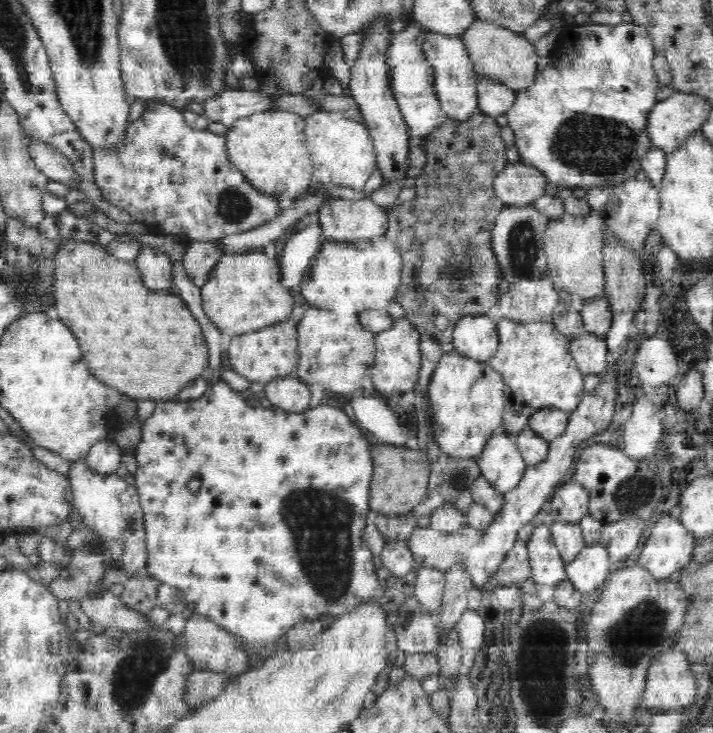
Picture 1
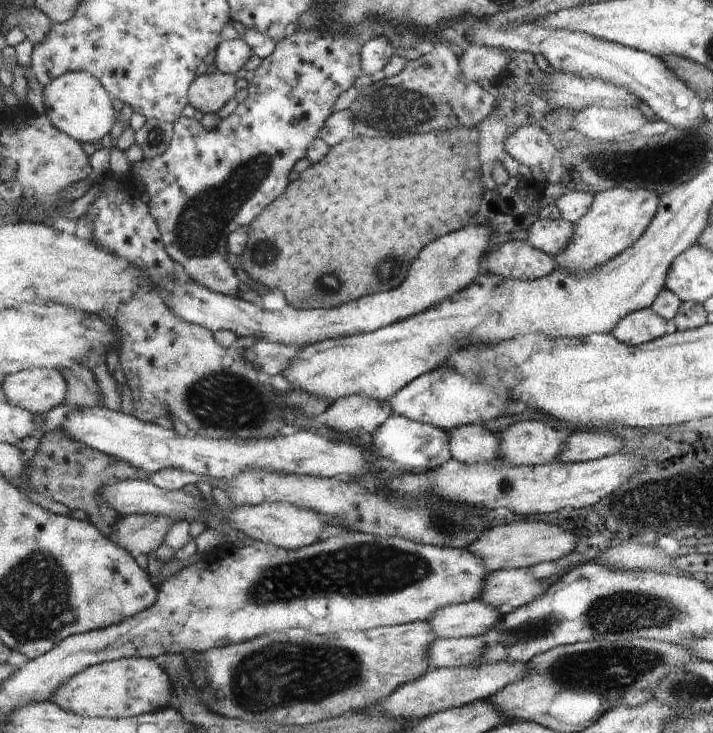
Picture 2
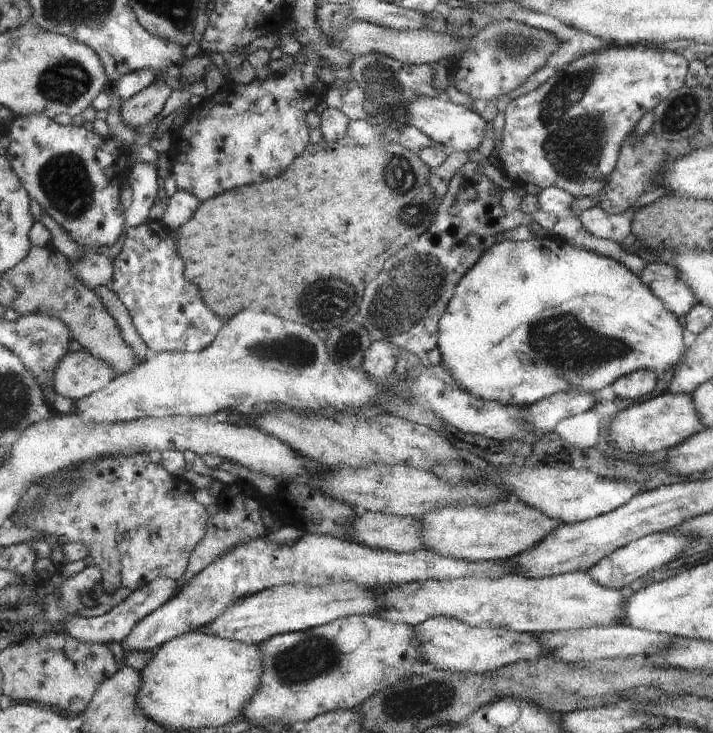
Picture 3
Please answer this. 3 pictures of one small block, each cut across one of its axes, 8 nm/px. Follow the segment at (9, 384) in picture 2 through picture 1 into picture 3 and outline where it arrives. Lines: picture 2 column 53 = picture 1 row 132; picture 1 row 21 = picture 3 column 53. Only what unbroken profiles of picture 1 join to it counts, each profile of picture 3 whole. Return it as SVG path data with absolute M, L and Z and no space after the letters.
M72 351L60 362L53 386L56 392L77 402L106 389L115 381L116 375L111 362L96 358L91 351Z

